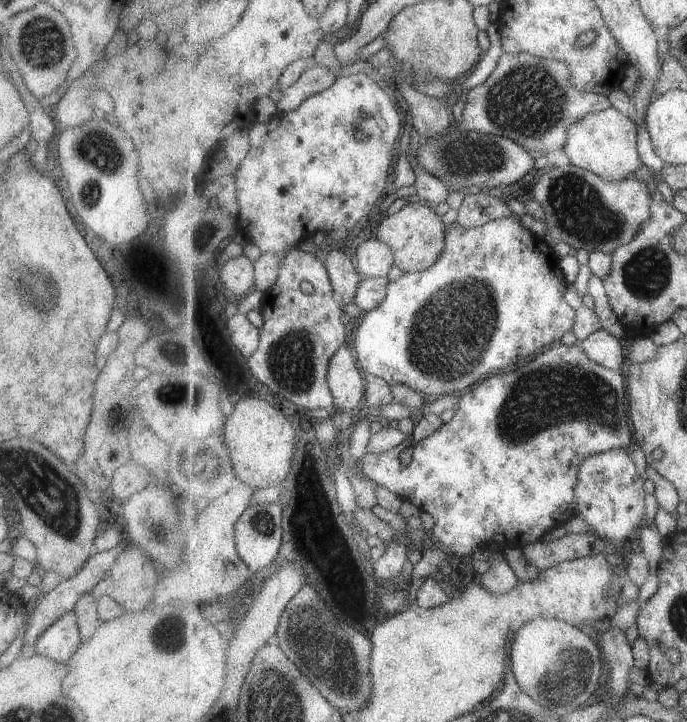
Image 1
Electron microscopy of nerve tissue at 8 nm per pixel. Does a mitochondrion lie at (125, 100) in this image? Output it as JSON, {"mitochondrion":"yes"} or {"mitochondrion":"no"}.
{"mitochondrion":"no"}

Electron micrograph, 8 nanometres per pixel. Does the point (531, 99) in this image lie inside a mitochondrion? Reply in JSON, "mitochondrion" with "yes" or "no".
{"mitochondrion":"yes"}

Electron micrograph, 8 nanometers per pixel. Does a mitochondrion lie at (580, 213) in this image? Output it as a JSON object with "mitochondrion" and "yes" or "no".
{"mitochondrion":"yes"}

